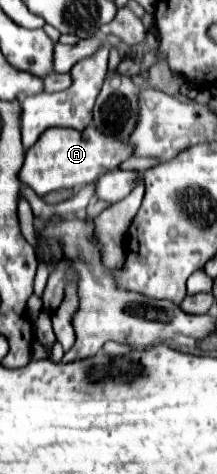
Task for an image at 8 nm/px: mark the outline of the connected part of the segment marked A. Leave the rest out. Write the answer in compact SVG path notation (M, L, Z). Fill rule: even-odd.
M90 125L86 133L60 127L46 129L40 139L26 151L26 161L20 169L20 183L34 189L38 197L58 189L78 189L80 185L94 183L102 173L116 169L130 155L132 147L128 141L104 135L94 125Z

